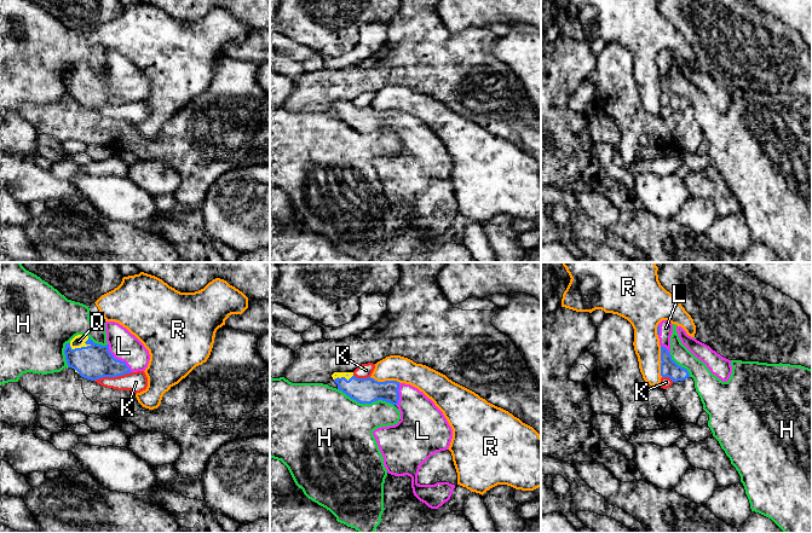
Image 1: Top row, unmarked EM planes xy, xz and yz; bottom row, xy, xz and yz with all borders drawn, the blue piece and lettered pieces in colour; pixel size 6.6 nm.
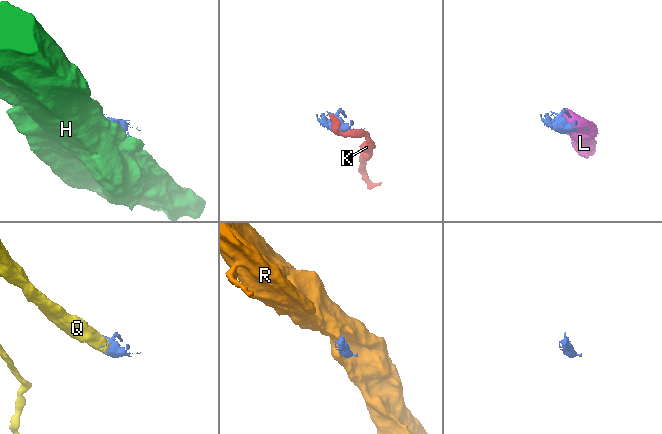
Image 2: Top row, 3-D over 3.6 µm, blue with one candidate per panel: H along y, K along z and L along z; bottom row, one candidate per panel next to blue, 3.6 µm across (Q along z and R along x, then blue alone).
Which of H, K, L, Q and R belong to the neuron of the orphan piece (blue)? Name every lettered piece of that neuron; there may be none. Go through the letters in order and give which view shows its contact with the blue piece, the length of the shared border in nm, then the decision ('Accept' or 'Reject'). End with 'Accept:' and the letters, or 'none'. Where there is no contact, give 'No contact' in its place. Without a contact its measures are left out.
H: Touches blue in xz. Shared border 400 nm. Reject
K: Touches blue in xy. Shared border 260 nm. Reject
L: Touches blue in xy. Shared border 260 nm. Accept
Q: Touches blue in xy. Shared border 150 nm. Accept
R: Touches blue in yz. Shared border 200 nm. Reject
Accept: L, Q

